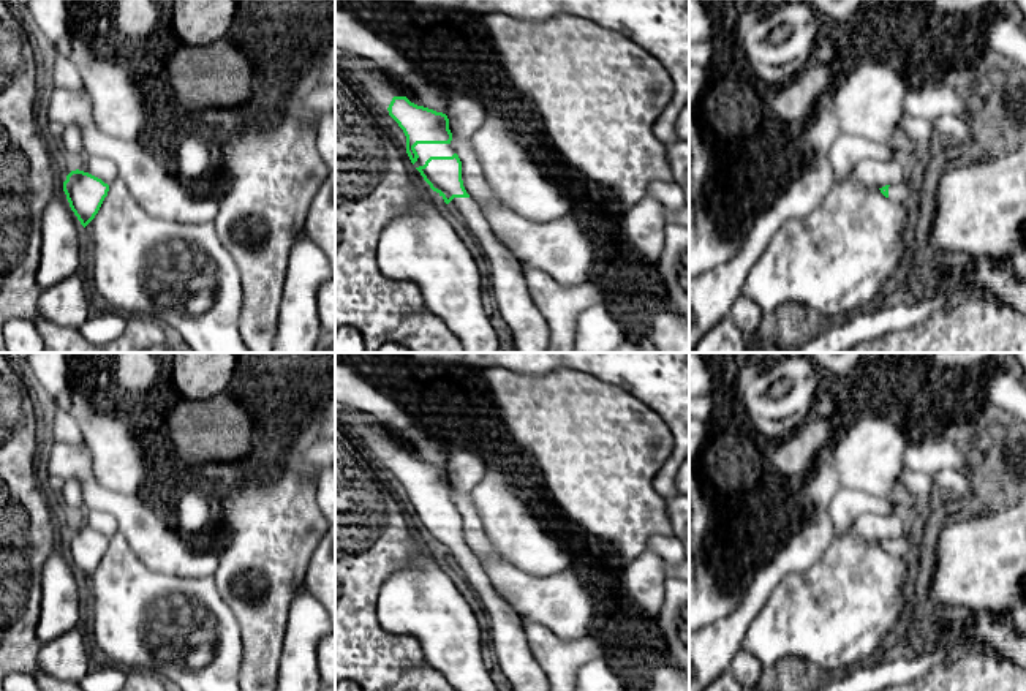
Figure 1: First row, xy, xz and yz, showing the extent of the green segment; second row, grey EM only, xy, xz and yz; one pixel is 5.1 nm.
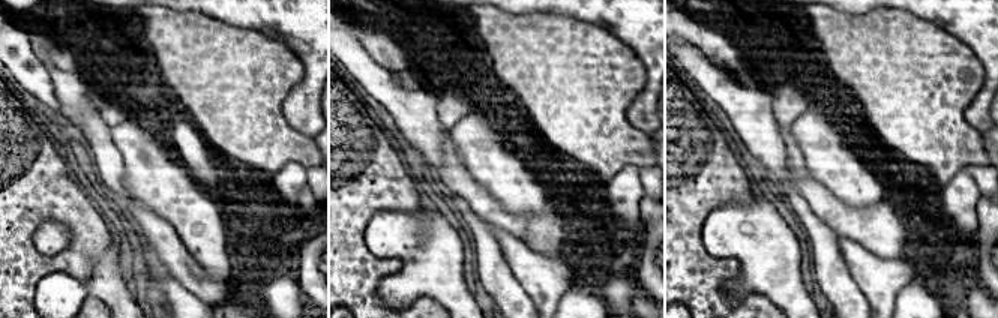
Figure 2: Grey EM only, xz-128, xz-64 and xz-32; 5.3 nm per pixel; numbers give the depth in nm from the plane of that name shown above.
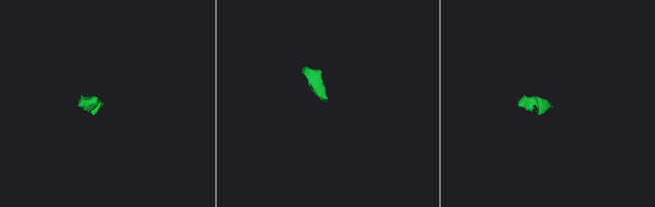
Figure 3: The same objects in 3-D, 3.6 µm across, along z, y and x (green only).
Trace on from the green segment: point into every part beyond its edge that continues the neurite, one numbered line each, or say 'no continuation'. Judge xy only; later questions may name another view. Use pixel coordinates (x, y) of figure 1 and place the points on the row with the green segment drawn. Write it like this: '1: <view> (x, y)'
no continuation

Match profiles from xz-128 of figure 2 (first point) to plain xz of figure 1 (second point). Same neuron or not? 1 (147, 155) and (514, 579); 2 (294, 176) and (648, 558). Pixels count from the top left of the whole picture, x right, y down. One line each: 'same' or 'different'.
1: different
2: same

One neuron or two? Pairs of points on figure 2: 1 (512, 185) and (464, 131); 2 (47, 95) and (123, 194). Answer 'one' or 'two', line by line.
1: one
2: two

